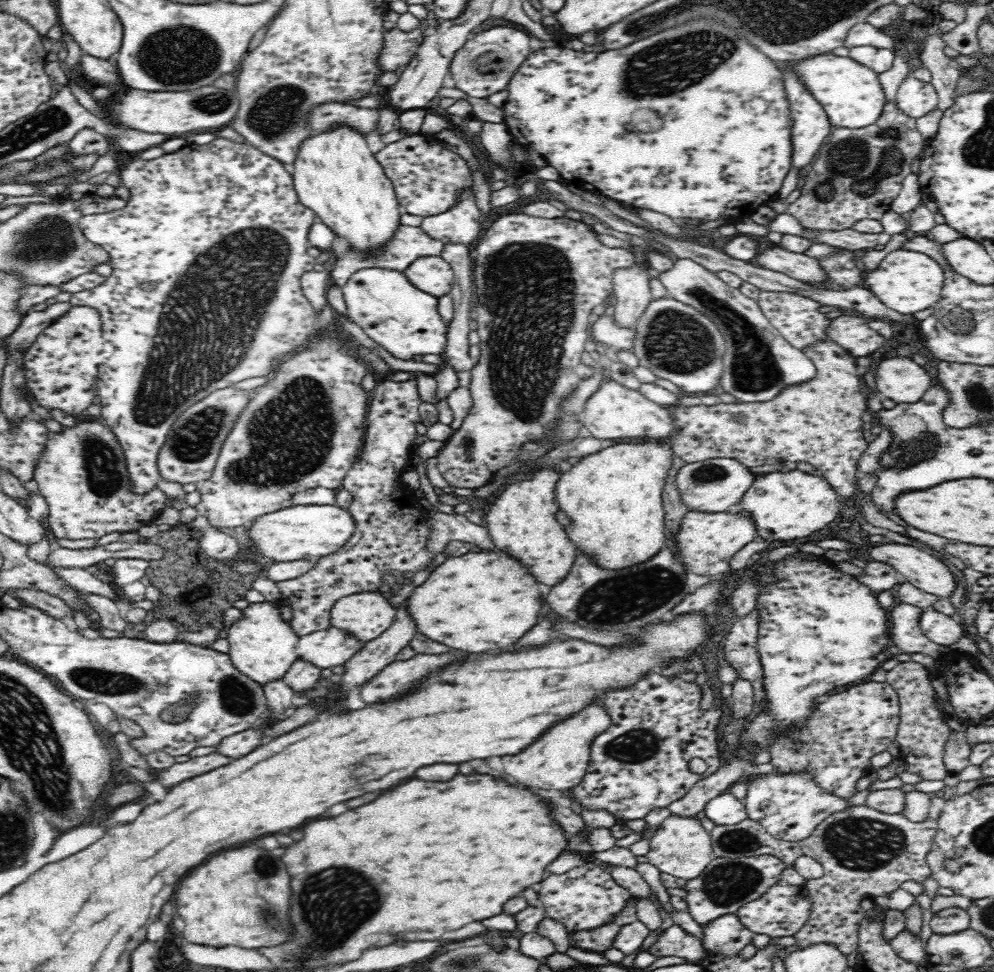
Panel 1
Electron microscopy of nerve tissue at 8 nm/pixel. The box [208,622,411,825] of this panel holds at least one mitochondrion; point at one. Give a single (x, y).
(240, 700)

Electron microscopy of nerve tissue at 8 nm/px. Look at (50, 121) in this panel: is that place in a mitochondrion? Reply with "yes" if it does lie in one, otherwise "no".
yes

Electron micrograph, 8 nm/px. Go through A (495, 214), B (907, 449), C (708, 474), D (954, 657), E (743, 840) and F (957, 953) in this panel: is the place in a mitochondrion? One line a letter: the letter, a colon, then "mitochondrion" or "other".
A: other
B: mitochondrion
C: mitochondrion
D: other
E: mitochondrion
F: mitochondrion

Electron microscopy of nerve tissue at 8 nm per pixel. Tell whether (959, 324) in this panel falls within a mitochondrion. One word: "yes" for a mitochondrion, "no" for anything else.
yes

